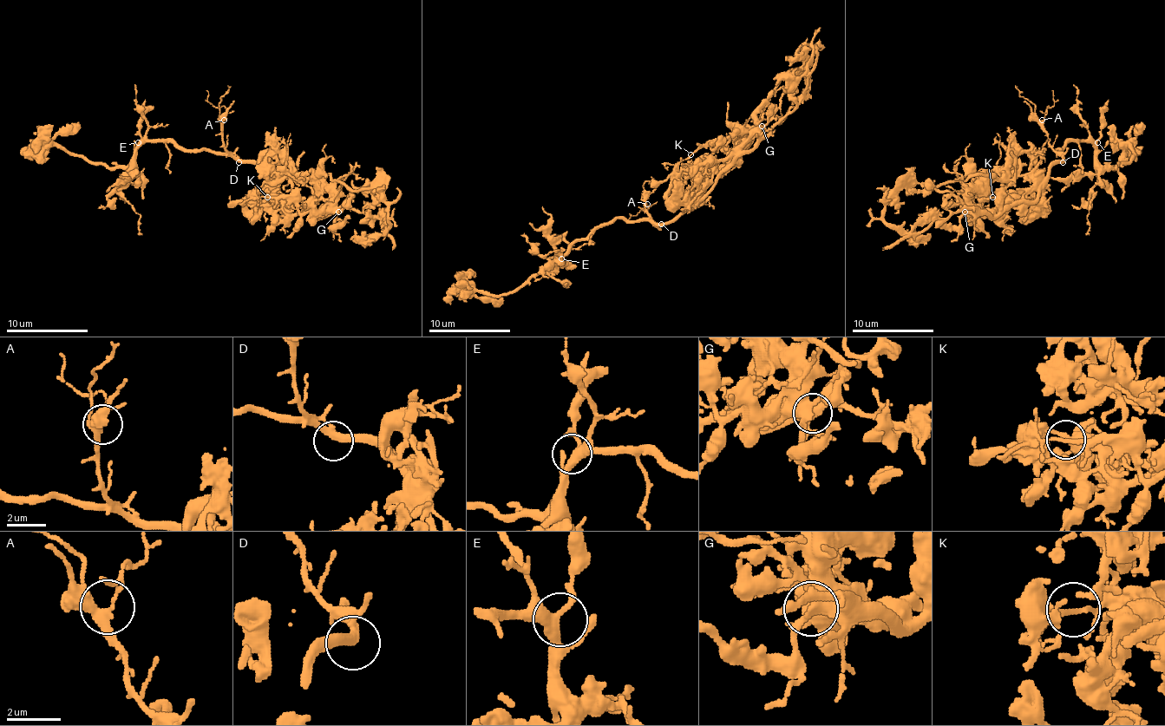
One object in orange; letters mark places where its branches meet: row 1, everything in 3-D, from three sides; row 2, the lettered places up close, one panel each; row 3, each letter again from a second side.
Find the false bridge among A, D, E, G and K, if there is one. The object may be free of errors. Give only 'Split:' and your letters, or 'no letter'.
Split: K

